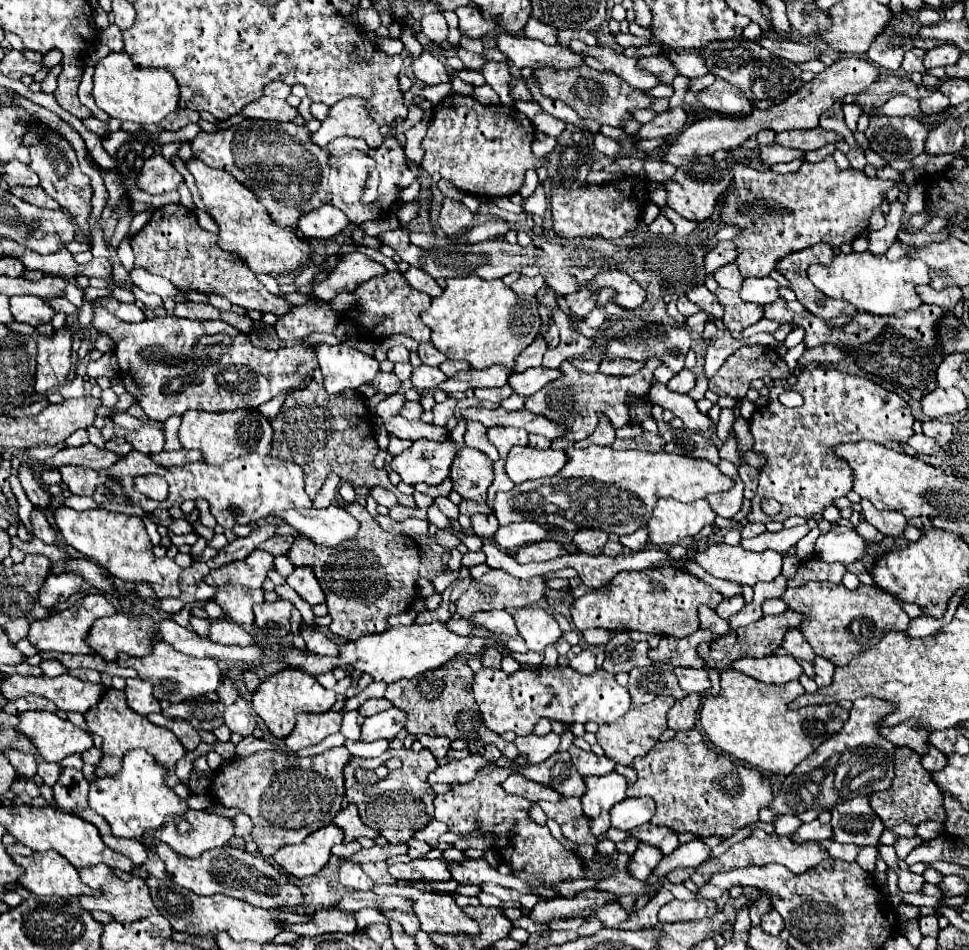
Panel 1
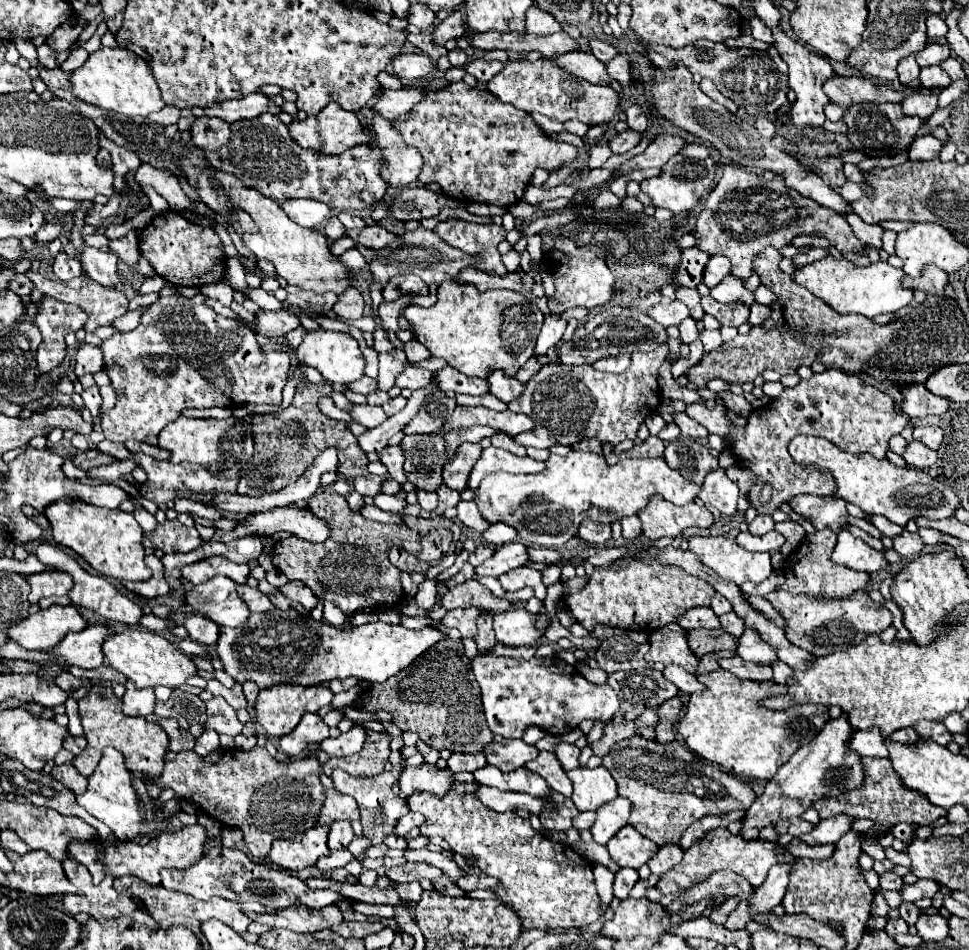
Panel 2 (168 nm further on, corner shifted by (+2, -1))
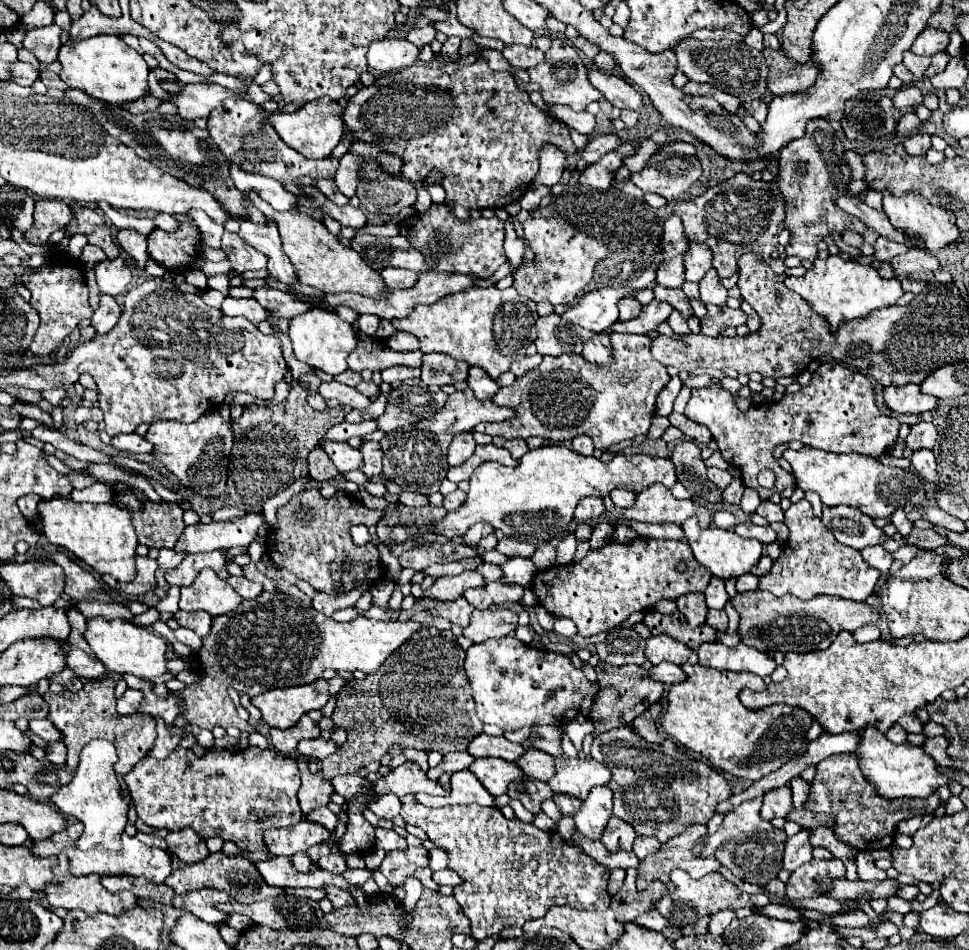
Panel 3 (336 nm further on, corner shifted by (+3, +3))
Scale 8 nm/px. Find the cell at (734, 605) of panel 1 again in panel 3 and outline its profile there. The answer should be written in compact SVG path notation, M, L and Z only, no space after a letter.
M711 578L709 586L705 588L705 596L707 596L707 606L709 608L723 608L729 600L729 594L725 592L725 584L721 578Z

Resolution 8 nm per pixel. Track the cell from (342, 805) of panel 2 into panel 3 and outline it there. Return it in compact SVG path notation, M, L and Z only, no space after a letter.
M295 754L295 760L299 764L299 772L301 772L301 788L297 792L299 798L299 806L303 810L303 814L307 814L309 810L317 808L317 806L327 806L331 802L331 794L333 794L333 786L329 780L325 780L321 774L311 774L309 772L309 764L307 758L301 758L301 754Z

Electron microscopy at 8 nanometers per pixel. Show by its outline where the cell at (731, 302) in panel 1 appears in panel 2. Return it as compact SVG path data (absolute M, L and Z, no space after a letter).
M710 296L702 298L702 308L706 314L714 316L722 326L734 326L734 328L748 322L750 314L750 306L746 304L722 304Z

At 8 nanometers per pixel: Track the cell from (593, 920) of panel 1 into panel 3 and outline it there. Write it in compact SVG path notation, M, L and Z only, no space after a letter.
M595 786L593 790L589 790L589 796L581 802L581 808L573 814L575 828L591 840L601 838L601 830L605 828L605 822L613 816L611 798L613 792L607 790L605 786Z

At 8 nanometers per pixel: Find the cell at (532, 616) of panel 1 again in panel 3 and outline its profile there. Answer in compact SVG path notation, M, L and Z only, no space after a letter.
M507 608L473 610L469 626L463 628L463 636L477 644L489 638L503 638L515 632L515 628L517 628L517 614Z

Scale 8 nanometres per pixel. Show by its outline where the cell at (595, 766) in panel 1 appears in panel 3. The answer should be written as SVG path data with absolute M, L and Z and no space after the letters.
M533 726L529 742L533 748L543 750L551 756L563 754L563 750L559 746L559 742L561 742L561 728L559 726Z

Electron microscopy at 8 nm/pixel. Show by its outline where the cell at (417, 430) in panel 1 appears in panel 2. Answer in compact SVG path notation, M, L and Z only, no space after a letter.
M354 404L354 408L350 410L350 414L352 414L352 418L356 422L360 422L366 428L376 428L378 424L382 424L388 418L382 408L368 406L368 404L362 404L362 406L360 404Z

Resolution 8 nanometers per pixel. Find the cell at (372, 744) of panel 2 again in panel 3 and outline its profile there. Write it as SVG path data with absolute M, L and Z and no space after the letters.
M419 628L405 644L401 644L375 674L365 676L365 680L347 682L337 694L335 712L331 716L333 728L343 728L347 732L345 744L339 752L331 754L321 762L321 772L327 780L339 774L357 774L367 776L379 770L381 758L387 748L401 744L403 748L415 750L437 750L439 754L449 754L457 750L467 750L469 742L483 732L483 722L475 714L473 696L469 690L469 682L463 670L465 652L457 644L451 630L437 628Z

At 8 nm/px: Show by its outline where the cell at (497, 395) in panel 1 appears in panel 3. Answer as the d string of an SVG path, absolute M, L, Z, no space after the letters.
M423 354L423 364L421 364L421 382L427 386L445 386L445 384L455 384L455 382L463 382L465 380L465 370L469 370L469 366L461 360L443 356L439 358L439 354Z

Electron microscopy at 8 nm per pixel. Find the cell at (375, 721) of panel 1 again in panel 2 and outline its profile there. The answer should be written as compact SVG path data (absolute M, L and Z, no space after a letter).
M354 724L348 732L340 734L338 738L328 738L322 742L322 750L332 756L352 756L362 750L368 738L368 730L362 724Z

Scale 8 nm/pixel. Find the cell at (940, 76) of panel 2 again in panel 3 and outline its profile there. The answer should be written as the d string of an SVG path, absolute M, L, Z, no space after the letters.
M907 50L905 56L903 56L903 64L915 74L917 80L921 80L921 78L923 78L923 72L925 72L925 70L929 68L929 64L931 64L931 58L929 58L929 56L917 56L917 54L913 54L911 50Z

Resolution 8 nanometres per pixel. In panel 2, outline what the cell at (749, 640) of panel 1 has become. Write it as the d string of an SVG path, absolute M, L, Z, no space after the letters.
M690 630L690 650L702 658L704 654L712 654L718 650L732 650L738 648L738 638L726 634L724 630Z

